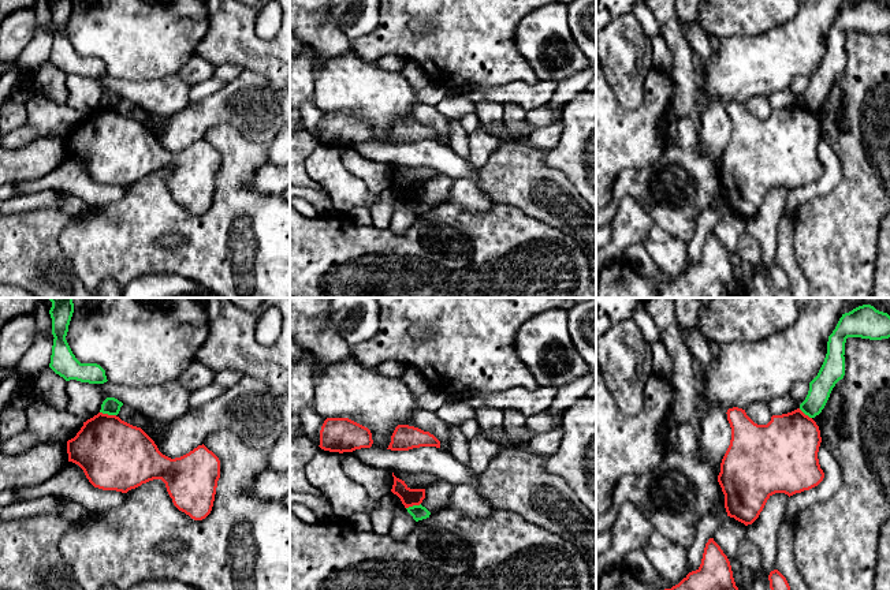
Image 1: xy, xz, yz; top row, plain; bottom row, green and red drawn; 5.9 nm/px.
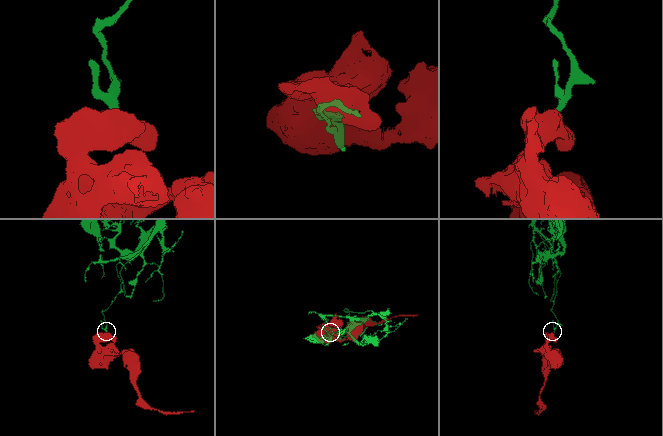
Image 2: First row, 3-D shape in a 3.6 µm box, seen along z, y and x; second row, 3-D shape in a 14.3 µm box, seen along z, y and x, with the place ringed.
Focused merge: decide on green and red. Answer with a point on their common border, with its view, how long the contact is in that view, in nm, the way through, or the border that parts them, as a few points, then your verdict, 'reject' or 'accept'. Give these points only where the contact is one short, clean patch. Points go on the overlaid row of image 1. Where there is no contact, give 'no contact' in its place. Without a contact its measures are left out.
contact xy (108, 414); length 100 nm; border xy (100, 411), (115, 415); reject

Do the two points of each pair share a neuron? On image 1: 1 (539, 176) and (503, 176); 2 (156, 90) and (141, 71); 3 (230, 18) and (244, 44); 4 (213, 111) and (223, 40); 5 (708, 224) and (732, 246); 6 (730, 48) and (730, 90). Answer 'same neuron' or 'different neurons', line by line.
1: same neuron
2: different neurons
3: same neuron
4: different neurons
5: different neurons
6: same neuron

